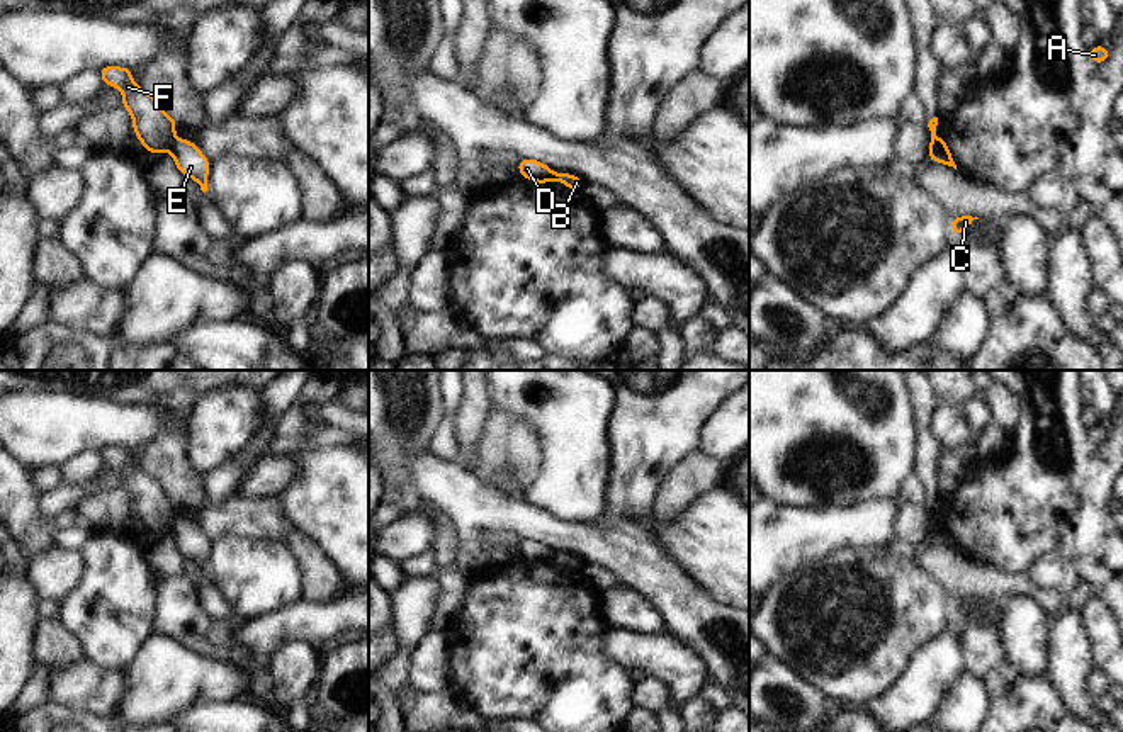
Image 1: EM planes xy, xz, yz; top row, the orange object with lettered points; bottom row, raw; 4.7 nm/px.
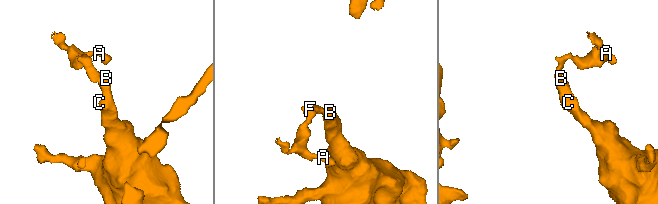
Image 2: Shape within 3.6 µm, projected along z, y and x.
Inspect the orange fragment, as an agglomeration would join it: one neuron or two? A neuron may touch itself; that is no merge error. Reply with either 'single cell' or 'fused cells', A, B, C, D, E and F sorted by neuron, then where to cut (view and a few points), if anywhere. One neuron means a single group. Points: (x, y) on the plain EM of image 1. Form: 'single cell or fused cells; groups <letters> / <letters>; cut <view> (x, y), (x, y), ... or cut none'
fused cells; groups A D F / B C E; cut xy (174, 518), (167, 530)

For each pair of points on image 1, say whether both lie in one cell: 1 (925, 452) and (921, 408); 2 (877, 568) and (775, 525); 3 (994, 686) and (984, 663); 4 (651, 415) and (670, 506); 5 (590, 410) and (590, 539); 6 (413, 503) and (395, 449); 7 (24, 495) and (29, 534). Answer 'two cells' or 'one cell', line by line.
1: one cell
2: two cells
3: two cells
4: two cells
5: two cells
6: one cell
7: one cell

